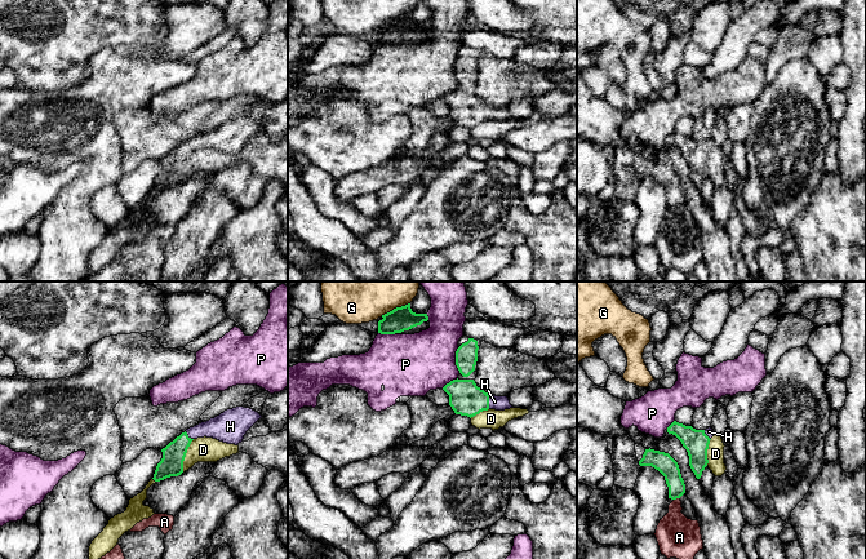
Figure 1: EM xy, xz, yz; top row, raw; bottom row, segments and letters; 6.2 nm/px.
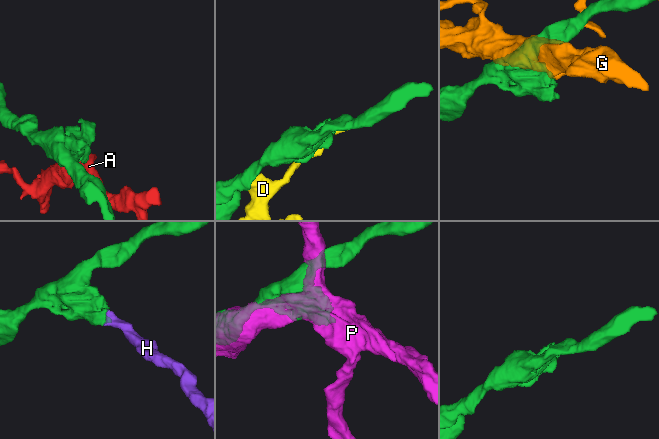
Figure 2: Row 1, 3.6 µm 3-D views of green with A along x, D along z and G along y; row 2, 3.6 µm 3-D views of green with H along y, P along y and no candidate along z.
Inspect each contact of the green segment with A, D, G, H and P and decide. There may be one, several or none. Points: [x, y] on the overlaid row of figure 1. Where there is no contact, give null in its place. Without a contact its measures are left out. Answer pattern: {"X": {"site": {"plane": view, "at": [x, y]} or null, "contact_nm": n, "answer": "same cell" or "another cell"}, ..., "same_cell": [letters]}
{"A": {"site": {"plane": "yz", "at": [676, 497]}, "contact_nm": 40, "answer": "another cell"}, "D": {"site": {"plane": "xy", "at": [185, 456]}, "contact_nm": 220, "answer": "another cell"}, "G": {"site": {"plane": "xz", "at": [396, 307]}, "contact_nm": 200, "answer": "another cell"}, "H": {"site": {"plane": "xz", "at": [488, 402]}, "contact_nm": 100, "answer": "same cell"}, "P": {"site": {"plane": "xz", "at": [456, 360]}, "contact_nm": 160, "answer": "another cell"}, "same_cell": ["H"]}

